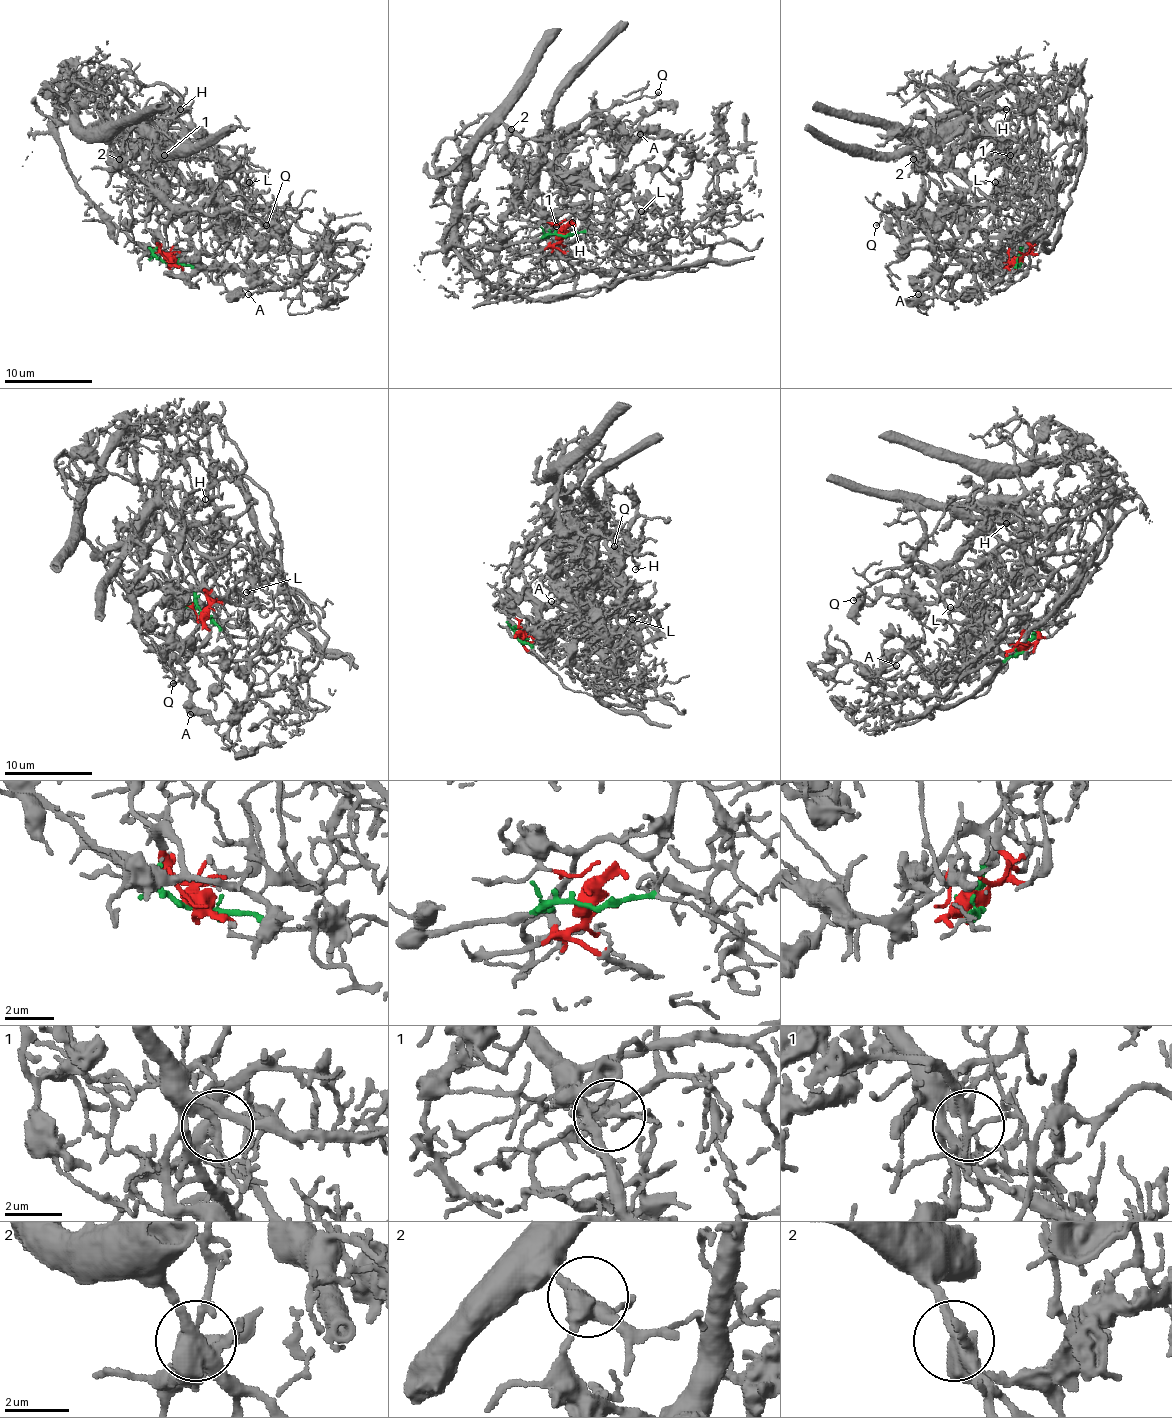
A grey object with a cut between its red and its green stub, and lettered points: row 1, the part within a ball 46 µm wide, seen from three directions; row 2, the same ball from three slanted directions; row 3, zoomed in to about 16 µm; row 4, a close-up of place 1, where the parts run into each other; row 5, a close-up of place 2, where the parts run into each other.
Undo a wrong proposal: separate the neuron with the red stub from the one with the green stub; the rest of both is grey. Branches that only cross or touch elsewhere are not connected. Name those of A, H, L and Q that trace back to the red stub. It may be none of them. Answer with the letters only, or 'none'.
A, H, L

